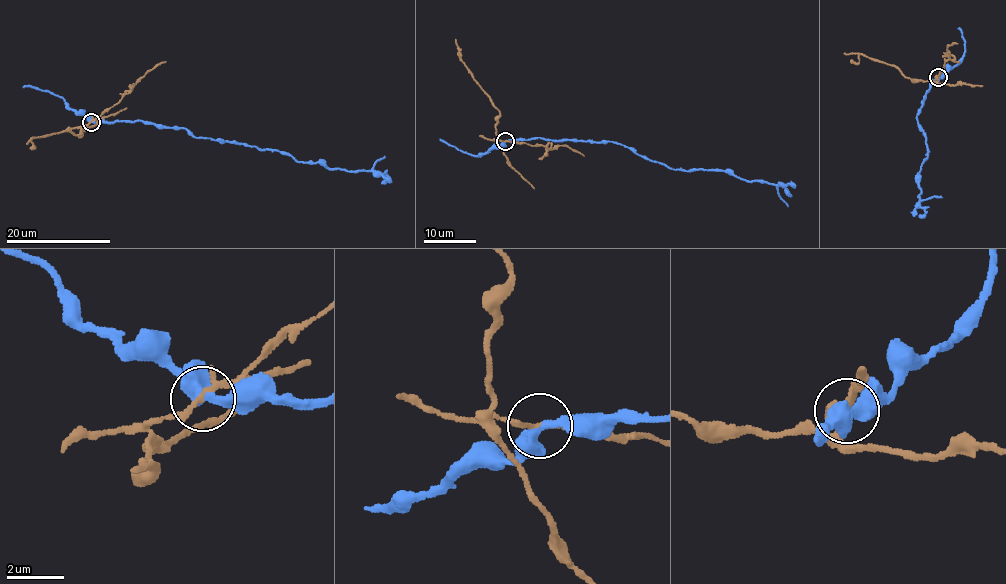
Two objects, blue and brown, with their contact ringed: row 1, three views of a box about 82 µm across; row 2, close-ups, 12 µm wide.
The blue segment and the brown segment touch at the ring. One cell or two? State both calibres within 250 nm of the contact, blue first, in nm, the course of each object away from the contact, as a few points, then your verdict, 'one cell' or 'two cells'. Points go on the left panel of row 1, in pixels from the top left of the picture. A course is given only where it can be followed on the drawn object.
400/180 nm | blue via (90, 121), (143, 120), (185, 127), (194, 136), (283, 151), (298, 161), (342, 170), (368, 171), (385, 156) | brown via (90, 121), (81, 128), (80, 134), (69, 130), (32, 137), (34, 147), (29, 148) | two cells

